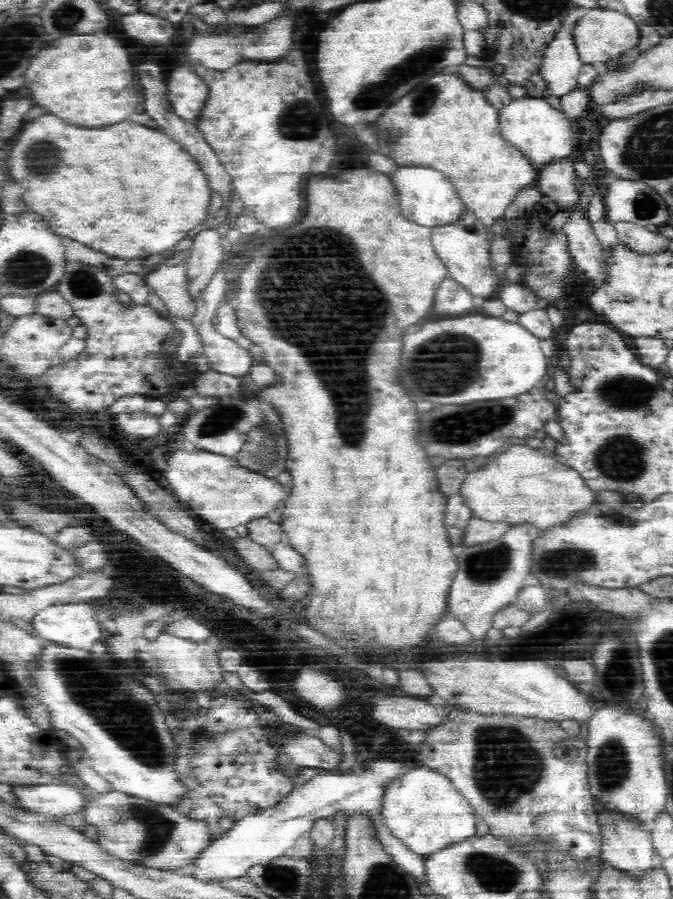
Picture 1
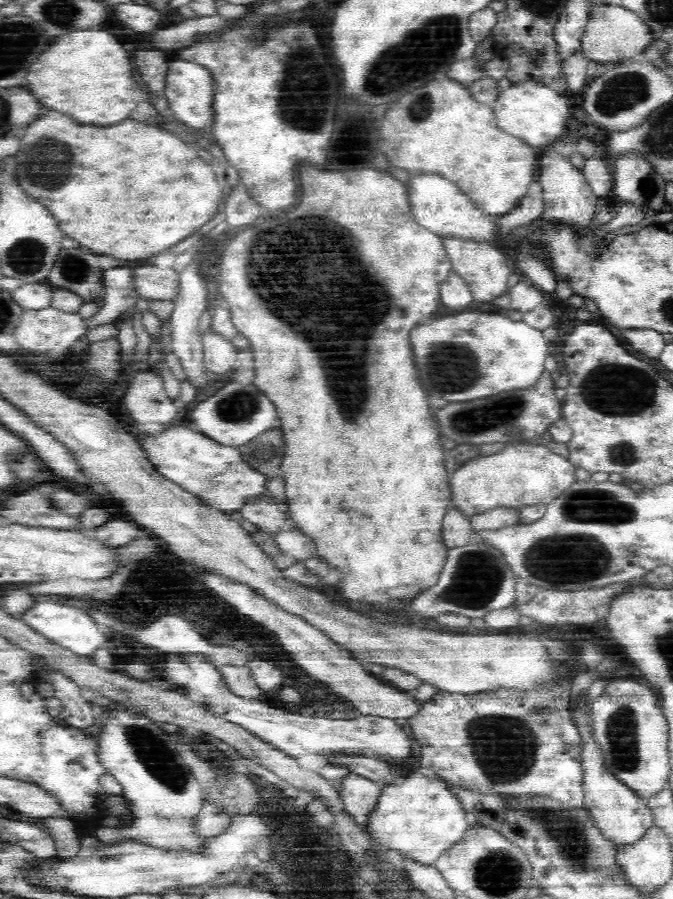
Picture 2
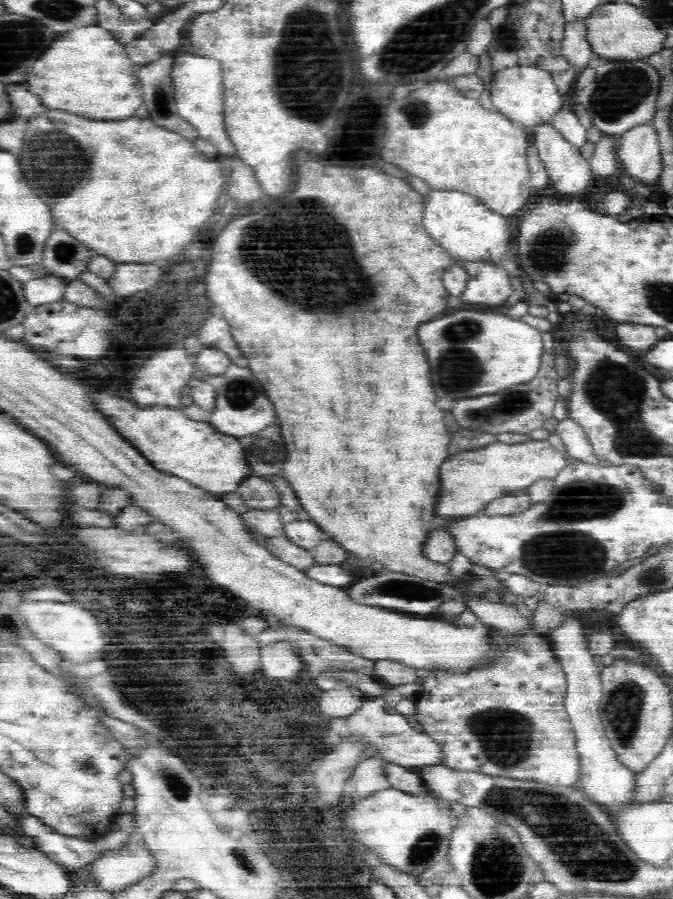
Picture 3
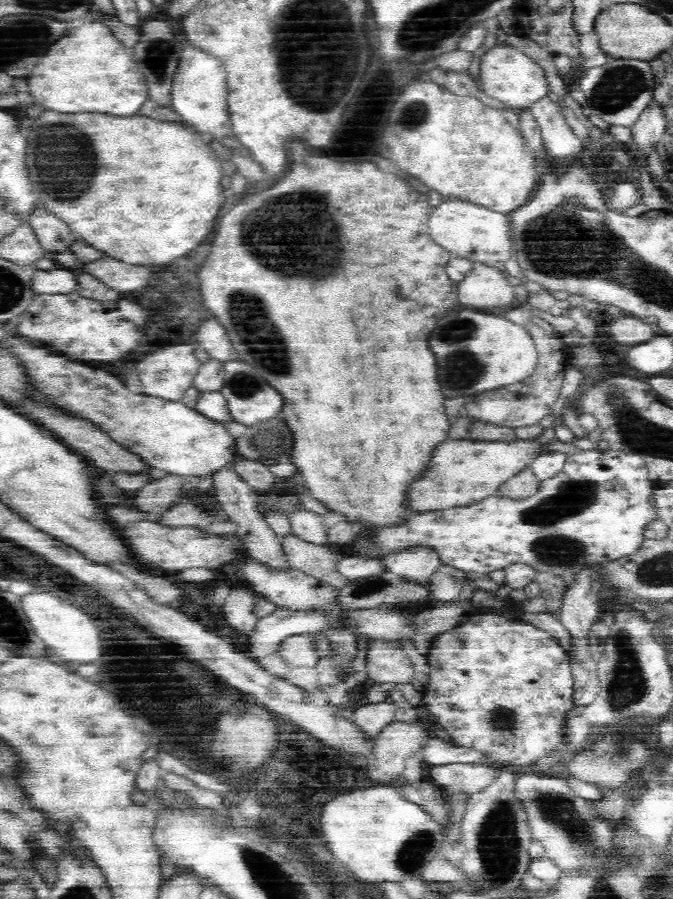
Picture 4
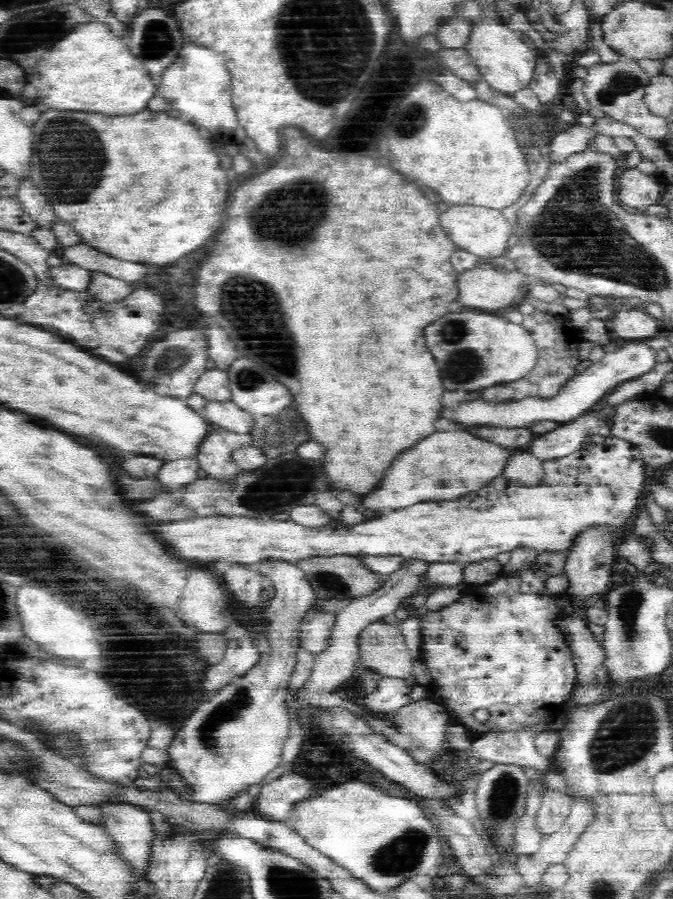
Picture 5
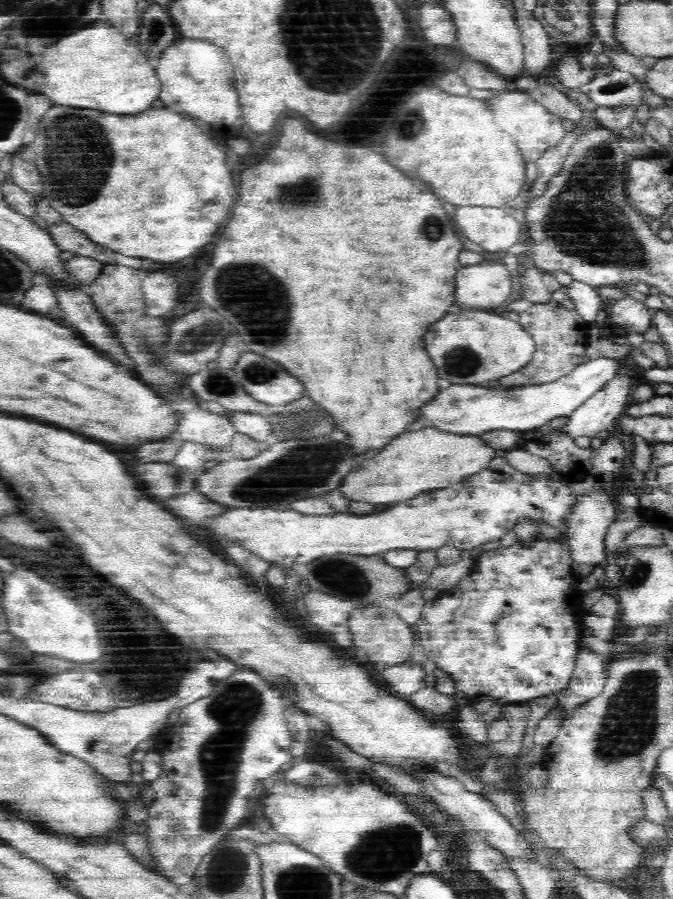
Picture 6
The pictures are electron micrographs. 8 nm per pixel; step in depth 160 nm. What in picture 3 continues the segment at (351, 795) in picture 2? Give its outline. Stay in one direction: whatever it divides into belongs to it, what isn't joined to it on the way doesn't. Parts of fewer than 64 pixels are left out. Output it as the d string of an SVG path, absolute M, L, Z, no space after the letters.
M380 751L363 760L351 776L356 788L352 798L366 797L392 787L389 772L386 770L391 764L392 762L388 762Z

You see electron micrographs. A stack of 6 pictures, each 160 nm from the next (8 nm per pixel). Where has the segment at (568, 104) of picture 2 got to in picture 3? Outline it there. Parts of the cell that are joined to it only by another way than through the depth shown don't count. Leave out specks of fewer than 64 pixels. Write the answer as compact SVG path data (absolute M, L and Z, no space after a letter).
M518 62L506 68L493 69L488 88L497 110L528 128L533 128L542 120L551 120L560 104L568 102L558 90L552 75L536 64L523 66Z

